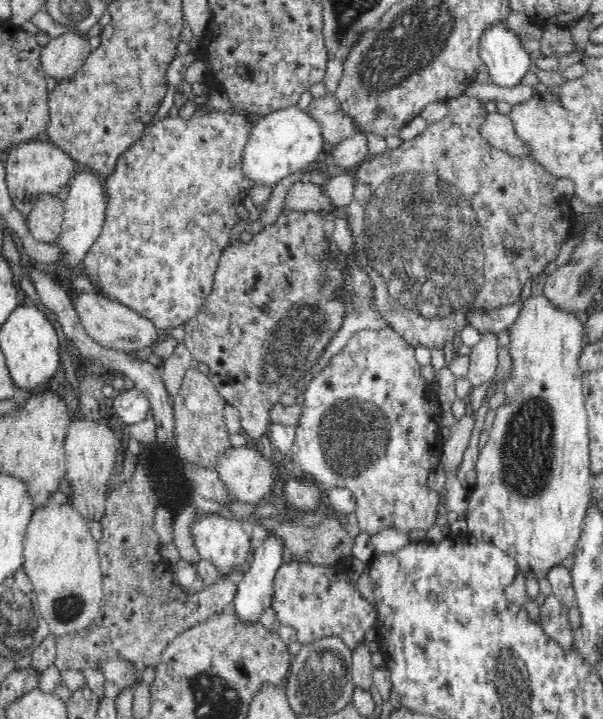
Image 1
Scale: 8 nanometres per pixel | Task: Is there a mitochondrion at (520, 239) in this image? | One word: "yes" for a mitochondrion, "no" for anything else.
no

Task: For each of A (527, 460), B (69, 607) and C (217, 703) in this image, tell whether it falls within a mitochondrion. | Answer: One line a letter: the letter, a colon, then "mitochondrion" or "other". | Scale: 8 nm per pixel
A: mitochondrion
B: mitochondrion
C: mitochondrion

